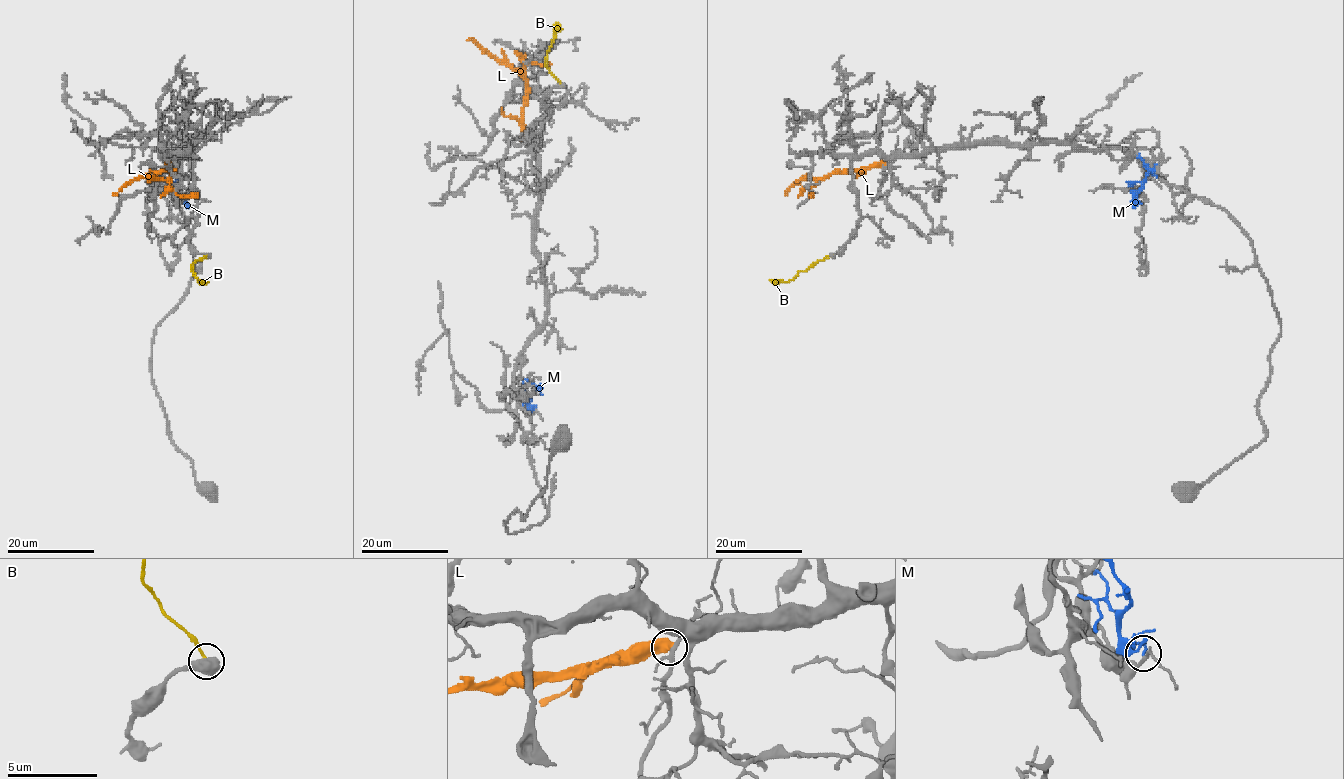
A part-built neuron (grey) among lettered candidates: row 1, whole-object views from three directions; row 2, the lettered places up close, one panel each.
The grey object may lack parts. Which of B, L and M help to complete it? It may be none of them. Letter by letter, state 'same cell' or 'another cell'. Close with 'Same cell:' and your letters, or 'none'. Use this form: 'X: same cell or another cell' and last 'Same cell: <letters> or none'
B: another cell
L: another cell
M: another cell
Same cell: none

